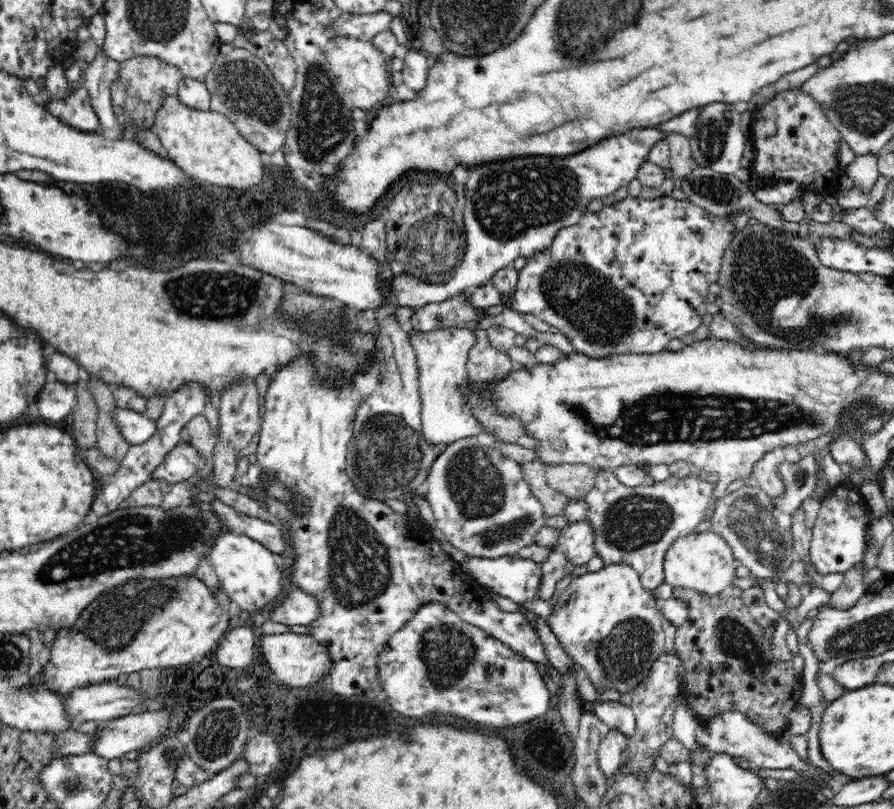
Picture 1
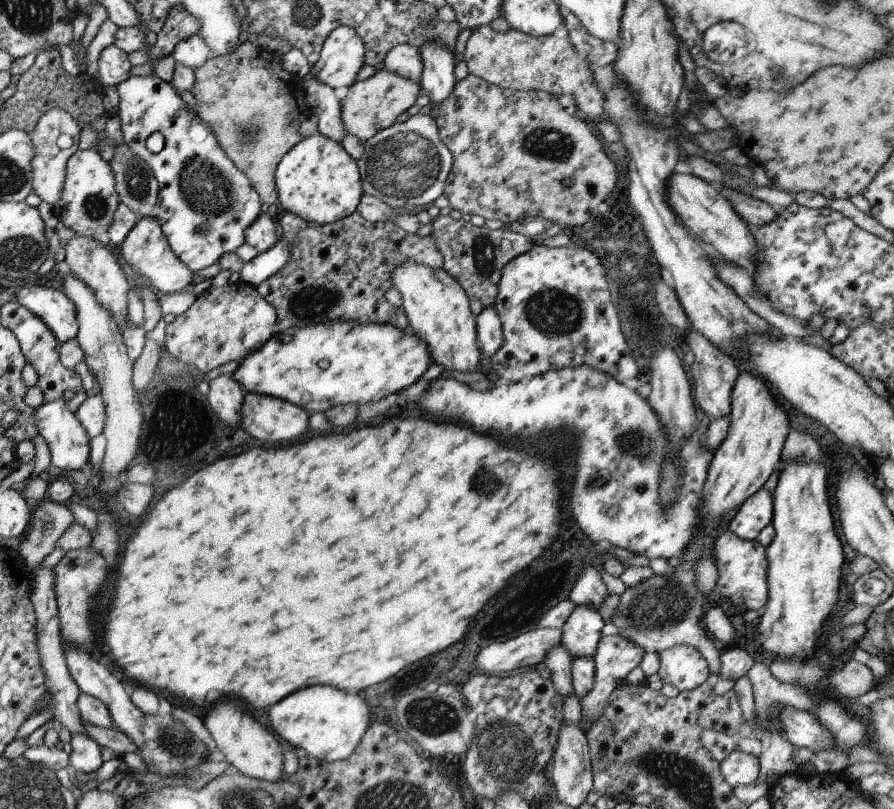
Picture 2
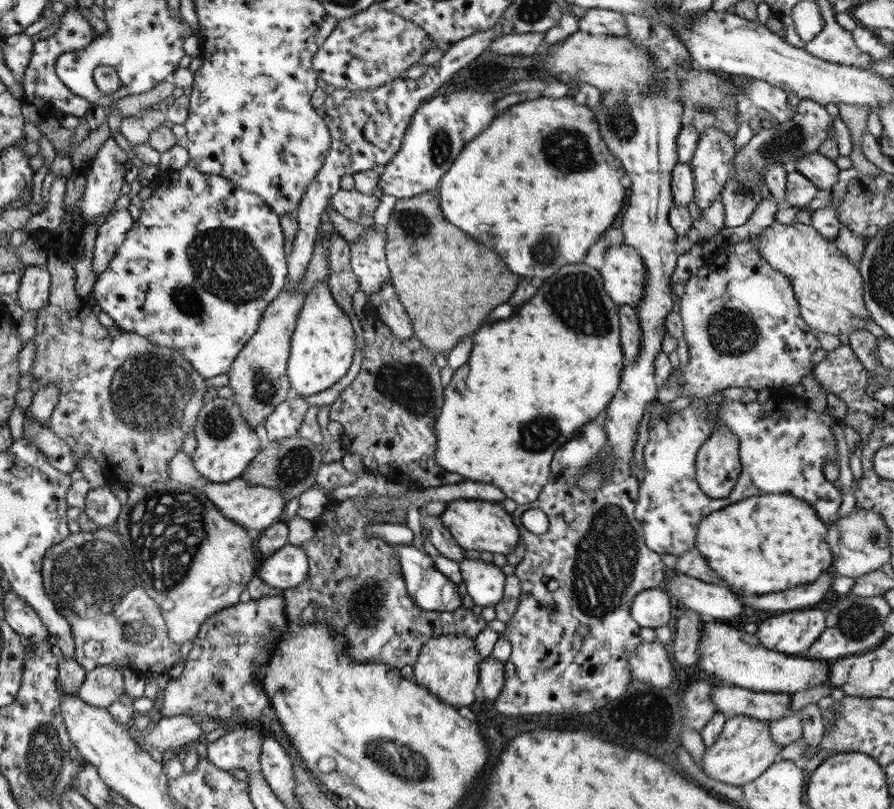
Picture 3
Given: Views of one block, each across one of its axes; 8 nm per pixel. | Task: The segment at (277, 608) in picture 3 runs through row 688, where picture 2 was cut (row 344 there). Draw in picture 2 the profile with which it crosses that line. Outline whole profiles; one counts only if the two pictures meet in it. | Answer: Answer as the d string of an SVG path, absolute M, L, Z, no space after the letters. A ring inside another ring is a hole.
M238 281L229 286L225 284L222 287L205 289L196 296L183 314L174 316L174 320L165 325L162 346L176 361L191 366L198 372L209 372L211 368L231 360L240 362L250 352L263 346L275 334L273 325L276 320L275 309L259 296L254 287Z

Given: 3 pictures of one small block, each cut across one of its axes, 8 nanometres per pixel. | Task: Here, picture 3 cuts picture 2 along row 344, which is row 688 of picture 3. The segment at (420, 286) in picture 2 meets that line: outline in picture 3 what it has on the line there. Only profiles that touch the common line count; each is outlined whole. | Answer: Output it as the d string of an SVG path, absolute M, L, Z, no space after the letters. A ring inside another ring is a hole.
M448 634L429 638L419 649L412 664L413 680L419 686L425 687L441 702L458 710L473 702L473 692L478 686L479 663L482 661L476 649L475 639L466 634Z

